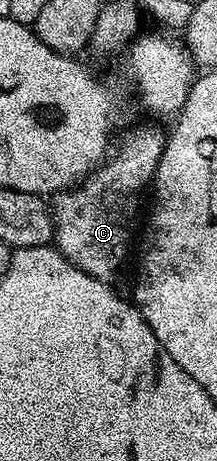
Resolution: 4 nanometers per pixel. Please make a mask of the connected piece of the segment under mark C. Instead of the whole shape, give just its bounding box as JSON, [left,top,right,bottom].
[53,124,168,281]

